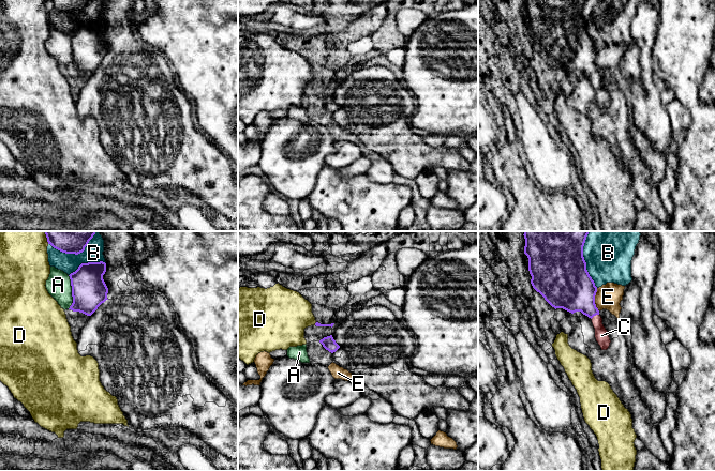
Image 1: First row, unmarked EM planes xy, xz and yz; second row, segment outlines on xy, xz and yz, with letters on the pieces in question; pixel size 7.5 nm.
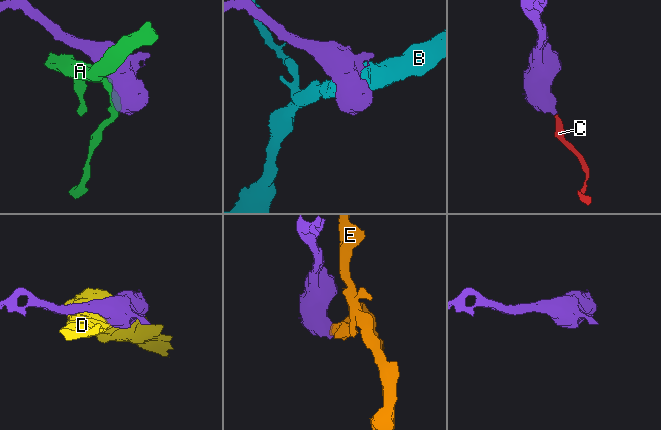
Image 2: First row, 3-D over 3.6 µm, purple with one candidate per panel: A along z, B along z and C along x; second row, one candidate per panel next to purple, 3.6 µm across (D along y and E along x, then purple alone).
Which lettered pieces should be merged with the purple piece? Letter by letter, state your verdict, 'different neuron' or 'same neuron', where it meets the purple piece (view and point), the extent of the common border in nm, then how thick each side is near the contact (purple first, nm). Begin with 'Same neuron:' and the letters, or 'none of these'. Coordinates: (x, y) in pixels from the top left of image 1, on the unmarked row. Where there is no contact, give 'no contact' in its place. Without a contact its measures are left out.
Same neuron: C
A: different neuron | xy (72, 52) | 260 nm | 260/190 nm
B: different neuron | yz (585, 24) | 380 nm | 420/320 nm
C: same neuron | yz (594, 75) | 80 nm | 320/110 nm
D: different neuron | xy (47, 1) | 40 nm | 110/360 nm
E: different neuron | yz (594, 60) | 180 nm | 380/190 nm

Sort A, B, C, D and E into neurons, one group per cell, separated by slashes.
A / B / C / D / E

